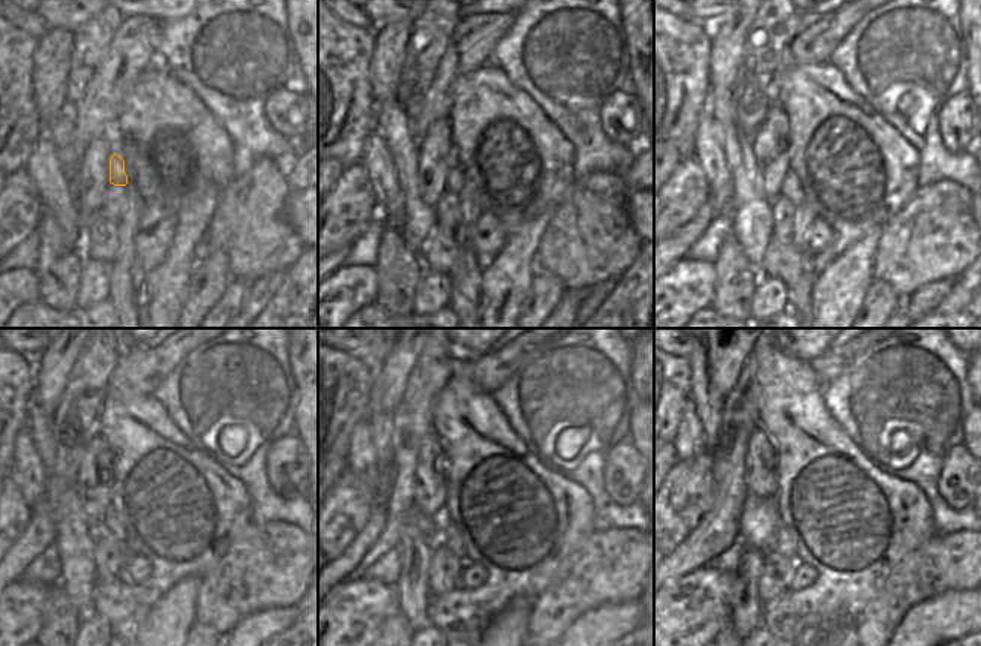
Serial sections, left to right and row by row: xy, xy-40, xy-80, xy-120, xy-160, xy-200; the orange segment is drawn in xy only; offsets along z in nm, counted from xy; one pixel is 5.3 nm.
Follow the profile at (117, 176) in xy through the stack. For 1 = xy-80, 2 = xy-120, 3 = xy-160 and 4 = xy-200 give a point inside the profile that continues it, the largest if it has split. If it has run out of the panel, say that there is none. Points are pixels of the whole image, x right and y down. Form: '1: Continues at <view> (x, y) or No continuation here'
1: Continues at xy-80 (791, 189)
2: Continues at xy-120 (111, 525)
3: Continues at xy-160 (449, 535)
4: Continues at xy-200 (783, 543)

